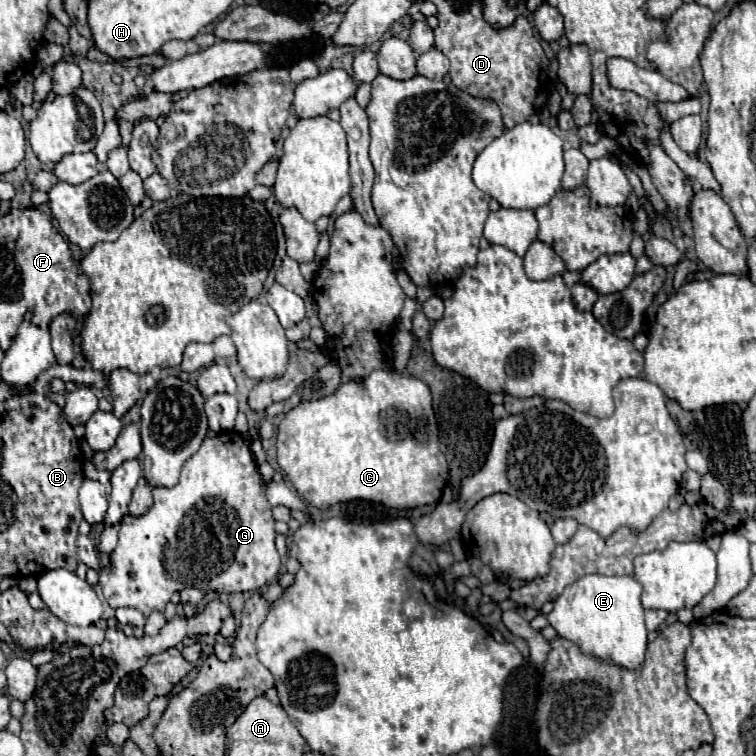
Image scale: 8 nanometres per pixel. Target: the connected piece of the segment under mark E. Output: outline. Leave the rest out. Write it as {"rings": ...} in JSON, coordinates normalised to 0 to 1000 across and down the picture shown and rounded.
{"rings":[[[780,759],[749,775],[733,796],[733,807],[722,815],[738,841],[765,852],[770,862],[788,870],[810,870],[823,884],[847,884],[854,865],[852,804],[847,799],[849,775],[836,762],[794,762]]]}

